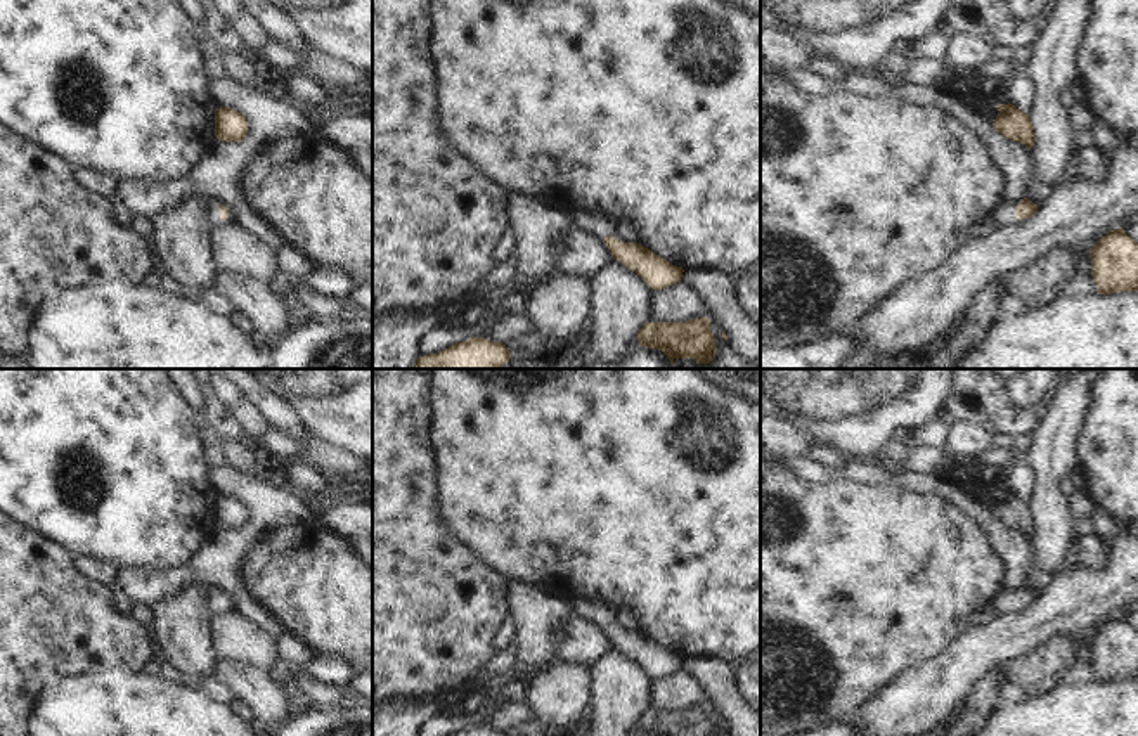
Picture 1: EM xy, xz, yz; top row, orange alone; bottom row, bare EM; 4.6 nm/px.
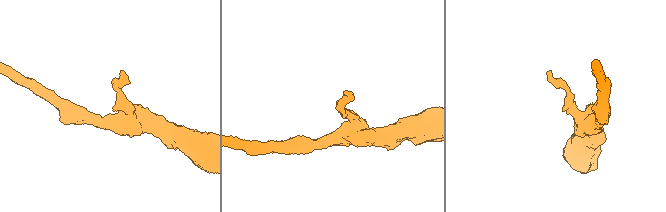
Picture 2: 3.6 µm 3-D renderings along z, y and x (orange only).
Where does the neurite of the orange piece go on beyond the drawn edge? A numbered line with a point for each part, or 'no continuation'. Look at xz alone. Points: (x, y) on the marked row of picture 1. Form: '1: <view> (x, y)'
1: xz (600, 225)

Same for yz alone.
1: yz (1003, 215)

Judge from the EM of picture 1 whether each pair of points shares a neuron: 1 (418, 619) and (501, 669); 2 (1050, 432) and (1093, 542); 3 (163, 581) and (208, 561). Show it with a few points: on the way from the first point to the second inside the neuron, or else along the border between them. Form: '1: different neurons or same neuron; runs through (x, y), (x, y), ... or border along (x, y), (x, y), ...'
1: different neurons; border along (496, 653), (477, 671), (475, 681)
2: different neurons; border along (1078, 537), (1073, 546)
3: same neuron; runs through (174, 581), (198, 570)

